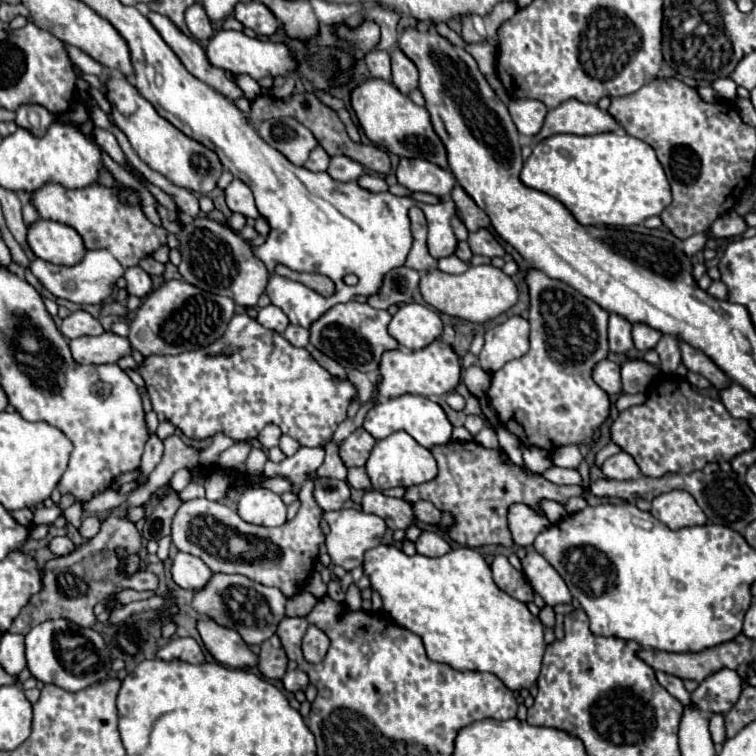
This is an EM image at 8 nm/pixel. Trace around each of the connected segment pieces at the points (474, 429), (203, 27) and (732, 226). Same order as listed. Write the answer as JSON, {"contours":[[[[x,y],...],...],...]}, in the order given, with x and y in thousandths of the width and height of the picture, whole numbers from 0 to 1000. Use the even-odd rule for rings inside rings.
{"contours":[[[[620,549],[616,553],[614,565],[623,573],[627,579],[631,573],[643,562],[643,556],[639,550]]],[[[253,7],[245,17],[245,28],[247,28],[247,36],[253,41],[253,46],[261,52],[261,54],[274,54],[279,46],[282,46],[282,38],[279,38],[279,28],[269,12],[269,7]]],[[[972,279],[959,282],[956,287],[951,287],[940,300],[938,300],[938,313],[946,316],[962,316],[962,313],[975,313],[988,303],[985,292],[980,284],[975,284]]]]}

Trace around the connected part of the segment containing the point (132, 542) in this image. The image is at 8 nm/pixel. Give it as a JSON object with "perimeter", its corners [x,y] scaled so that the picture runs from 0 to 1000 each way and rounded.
{"perimeter":[[[160,665],[157,671],[147,673],[136,689],[136,700],[115,716],[110,724],[99,726],[97,731],[86,737],[67,739],[60,753],[54,755],[57,763],[57,779],[41,790],[38,800],[25,811],[25,816],[15,827],[15,837],[28,837],[36,840],[41,829],[62,821],[62,819],[91,819],[99,821],[102,827],[120,829],[126,819],[120,819],[120,808],[128,798],[136,798],[142,787],[157,779],[179,779],[179,782],[192,782],[192,779],[208,779],[210,763],[197,755],[181,755],[176,763],[157,761],[157,739],[152,737],[152,724],[163,724],[163,729],[176,729],[181,731],[187,726],[187,708],[179,700],[179,692],[168,684],[173,668]]]}

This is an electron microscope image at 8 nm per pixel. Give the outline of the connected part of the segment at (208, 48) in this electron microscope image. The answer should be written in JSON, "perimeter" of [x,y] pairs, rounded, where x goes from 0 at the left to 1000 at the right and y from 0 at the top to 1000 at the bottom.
{"perimeter":[[[290,41],[271,60],[271,73],[282,89],[290,89],[290,91],[308,97],[308,99],[329,99],[337,107],[343,107],[348,102],[366,102],[366,99],[377,102],[390,89],[388,81],[382,78],[382,67],[374,57],[332,52],[316,41]]]}

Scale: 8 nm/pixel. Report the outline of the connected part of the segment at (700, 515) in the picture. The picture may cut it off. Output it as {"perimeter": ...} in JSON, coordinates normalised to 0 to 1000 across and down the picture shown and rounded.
{"perimeter":[[[888,649],[866,657],[861,681],[890,702],[914,694],[930,694],[935,689],[933,679],[925,673],[925,668],[919,668],[919,660],[903,649]]]}

